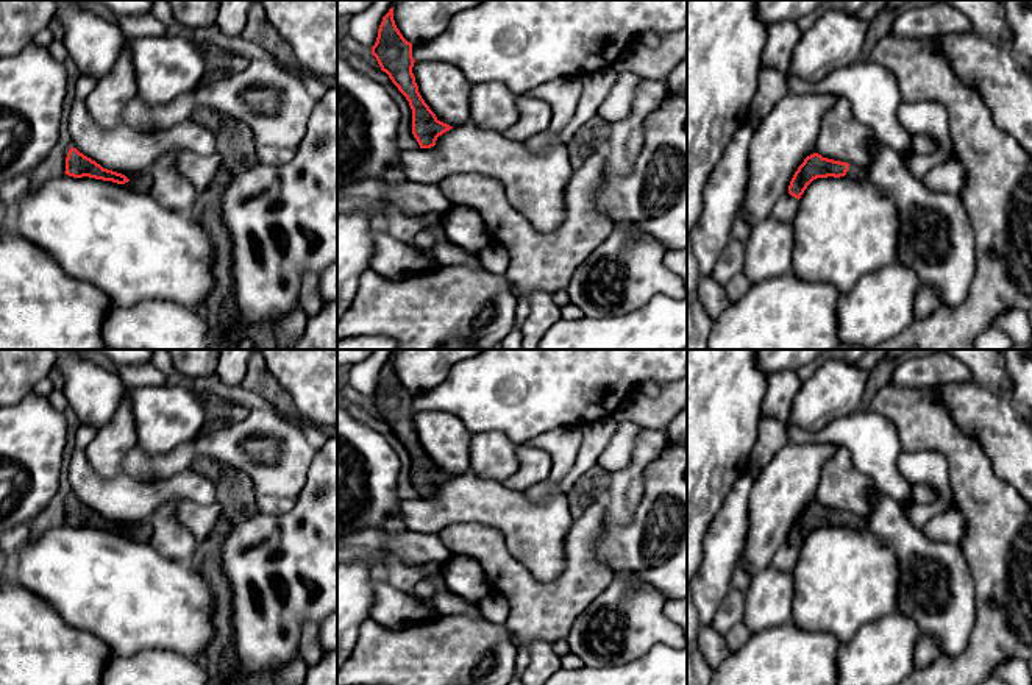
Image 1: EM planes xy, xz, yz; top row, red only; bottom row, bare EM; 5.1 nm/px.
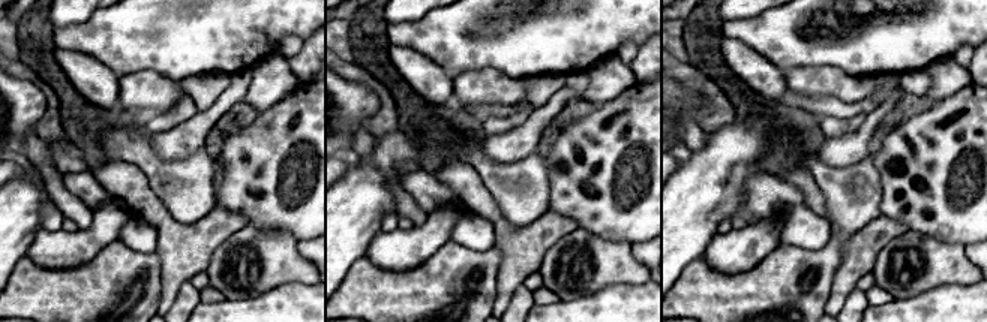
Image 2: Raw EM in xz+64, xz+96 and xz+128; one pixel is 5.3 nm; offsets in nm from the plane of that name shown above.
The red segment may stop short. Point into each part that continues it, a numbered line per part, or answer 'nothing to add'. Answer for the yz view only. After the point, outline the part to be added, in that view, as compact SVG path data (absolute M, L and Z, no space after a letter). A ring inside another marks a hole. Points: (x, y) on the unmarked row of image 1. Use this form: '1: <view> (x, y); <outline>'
1: yz (854, 521); M849 513L849 518L845 526L865 532L865 531L870 531L870 520Z

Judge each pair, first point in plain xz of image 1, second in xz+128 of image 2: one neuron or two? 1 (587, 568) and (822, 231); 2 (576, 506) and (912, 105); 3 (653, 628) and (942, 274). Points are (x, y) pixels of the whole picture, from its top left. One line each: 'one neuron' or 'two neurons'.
1: two neurons
2: one neuron
3: one neuron

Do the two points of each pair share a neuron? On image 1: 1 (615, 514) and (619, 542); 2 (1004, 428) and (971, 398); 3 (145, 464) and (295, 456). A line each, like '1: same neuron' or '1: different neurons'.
1: different neurons
2: same neuron
3: same neuron

